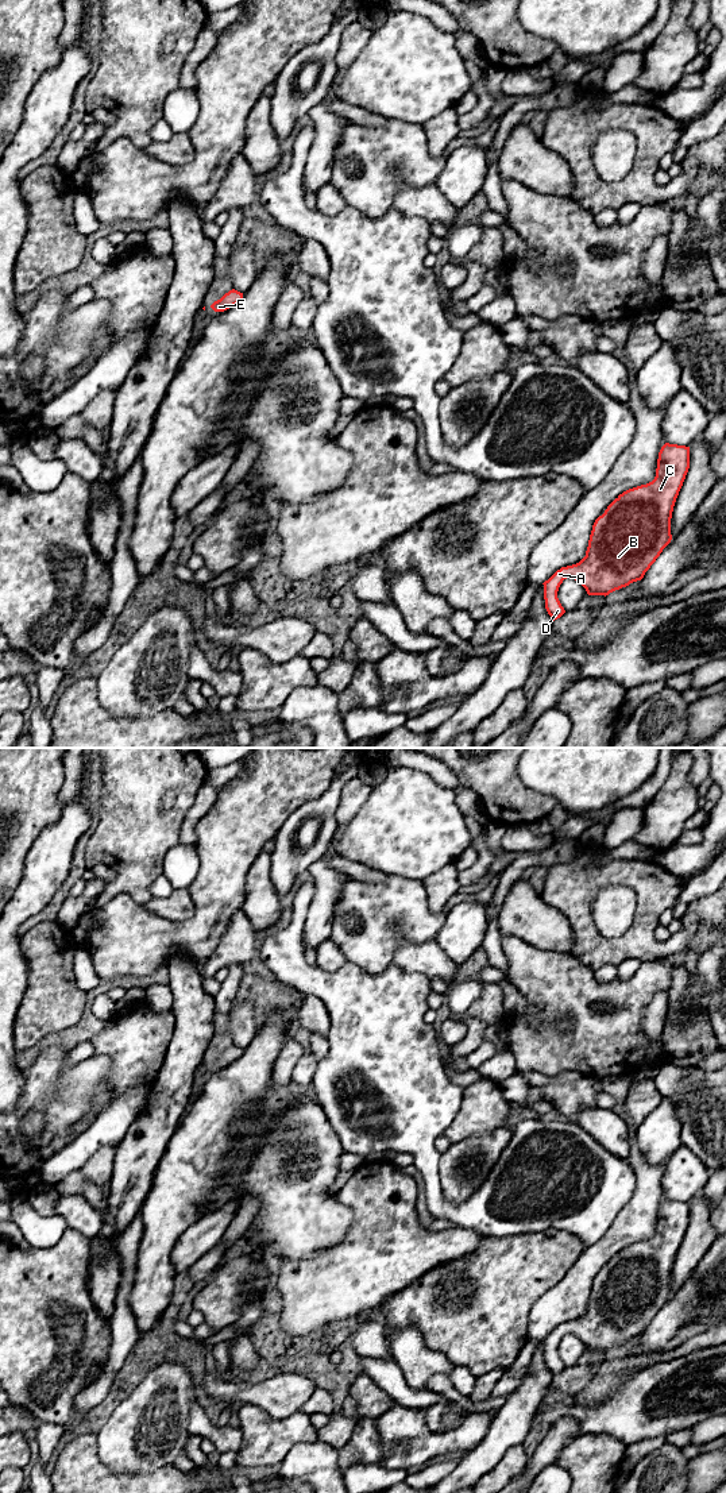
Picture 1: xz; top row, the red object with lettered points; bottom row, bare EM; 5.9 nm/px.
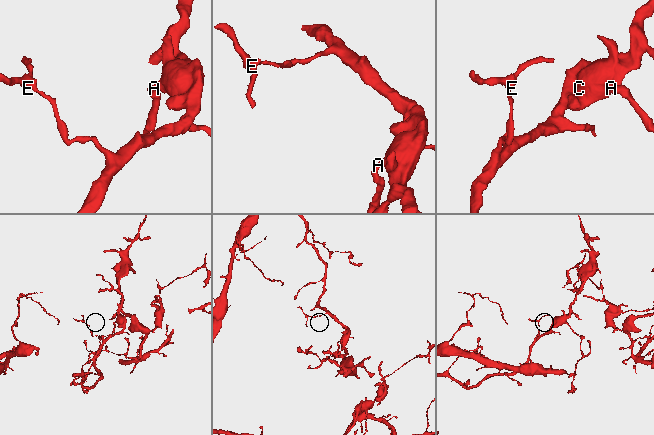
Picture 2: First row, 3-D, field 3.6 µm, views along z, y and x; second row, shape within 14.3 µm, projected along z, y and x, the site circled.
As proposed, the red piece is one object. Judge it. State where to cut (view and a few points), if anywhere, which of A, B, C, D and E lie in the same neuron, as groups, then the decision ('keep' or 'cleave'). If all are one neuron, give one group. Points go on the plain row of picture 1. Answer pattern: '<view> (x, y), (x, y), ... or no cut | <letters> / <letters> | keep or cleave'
no cut | A B C D E | keep

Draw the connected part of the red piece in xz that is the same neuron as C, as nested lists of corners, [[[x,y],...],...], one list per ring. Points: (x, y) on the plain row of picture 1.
[[[665,1199],[654,1235],[619,1250],[595,1276],[586,1312],[542,1339],[553,1377],[565,1369],[557,1347],[567,1334],[578,1336],[588,1351],[605,1353],[644,1334],[672,1296],[672,1268],[688,1224],[690,1203]]]

